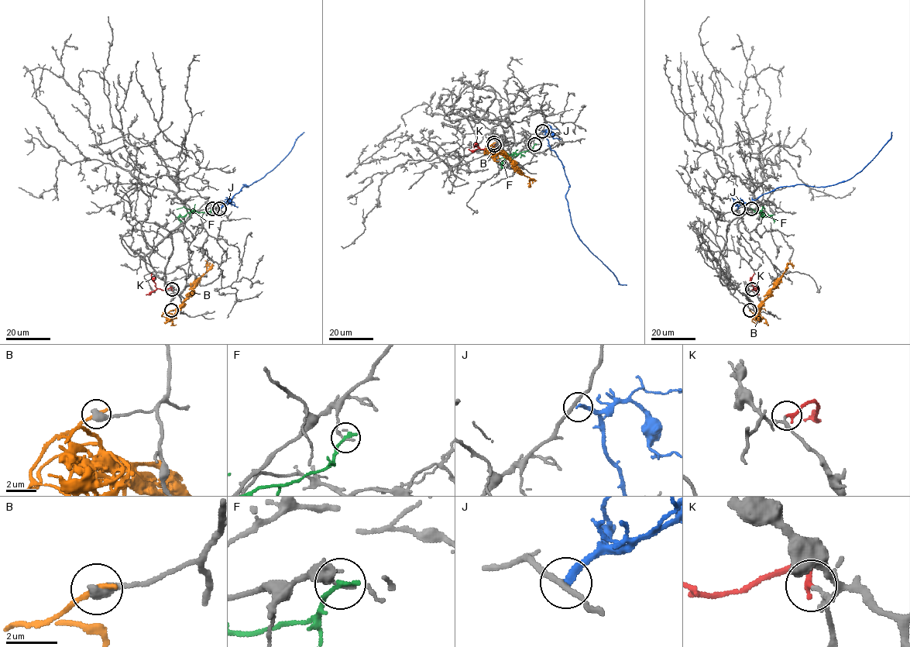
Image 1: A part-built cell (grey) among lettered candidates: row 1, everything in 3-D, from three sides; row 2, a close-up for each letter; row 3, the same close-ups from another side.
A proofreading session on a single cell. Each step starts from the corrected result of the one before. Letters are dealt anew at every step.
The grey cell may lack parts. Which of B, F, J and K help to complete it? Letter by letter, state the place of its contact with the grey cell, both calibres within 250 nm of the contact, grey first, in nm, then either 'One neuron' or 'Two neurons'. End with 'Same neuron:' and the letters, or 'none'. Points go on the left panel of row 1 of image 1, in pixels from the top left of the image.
B: Touches grey at (171, 310). Thickness 500 nm (grey) against 200 nm. Two neurons
F: Touches grey at (212, 208). Thickness 180 nm (grey) against 240 nm. Two neurons
J: Touches grey at (219, 208). Thickness 200 nm (grey) against 240 nm. Two neurons
K: Touches grey at (172, 289). Thickness 150 nm (grey) against 240 nm. One neuron
Same neuron: K

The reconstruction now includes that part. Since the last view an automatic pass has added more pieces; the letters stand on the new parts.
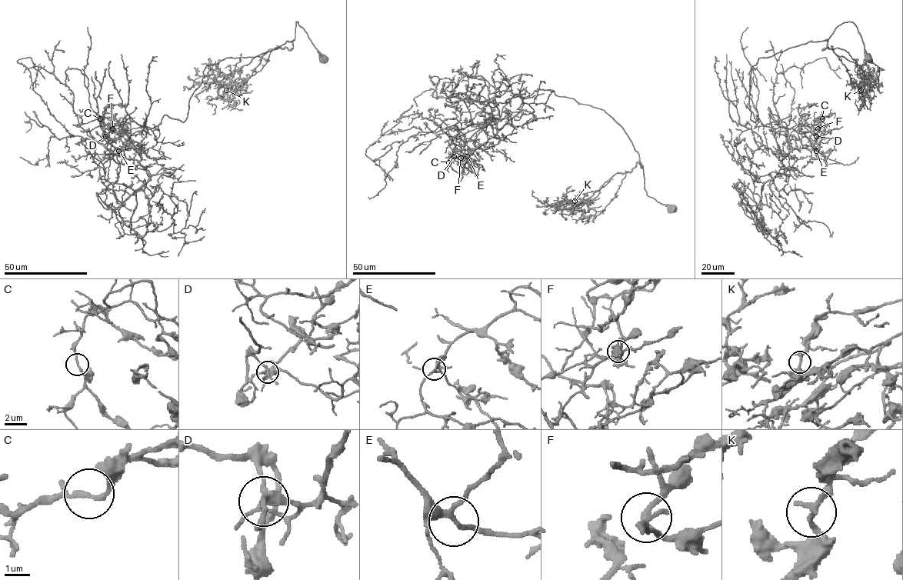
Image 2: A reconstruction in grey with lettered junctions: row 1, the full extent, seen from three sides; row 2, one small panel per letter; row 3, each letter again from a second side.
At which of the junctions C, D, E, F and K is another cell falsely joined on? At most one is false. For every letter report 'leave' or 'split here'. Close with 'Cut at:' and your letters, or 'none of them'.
C: leave
D: split here
E: leave
F: leave
K: leave
Cut at: D

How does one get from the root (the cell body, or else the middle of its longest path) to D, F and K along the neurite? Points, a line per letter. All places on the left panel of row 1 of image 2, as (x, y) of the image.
D: (324, 58), (296, 21), (291, 41), (207, 64), (184, 121), (164, 114), (152, 128), (104, 136)
F: (324, 58), (296, 21), (291, 41), (207, 64), (184, 121), (164, 114), (152, 128), (112, 128)
K: (324, 58), (296, 21), (292, 48), (270, 48), (245, 81), (237, 82), (226, 90)

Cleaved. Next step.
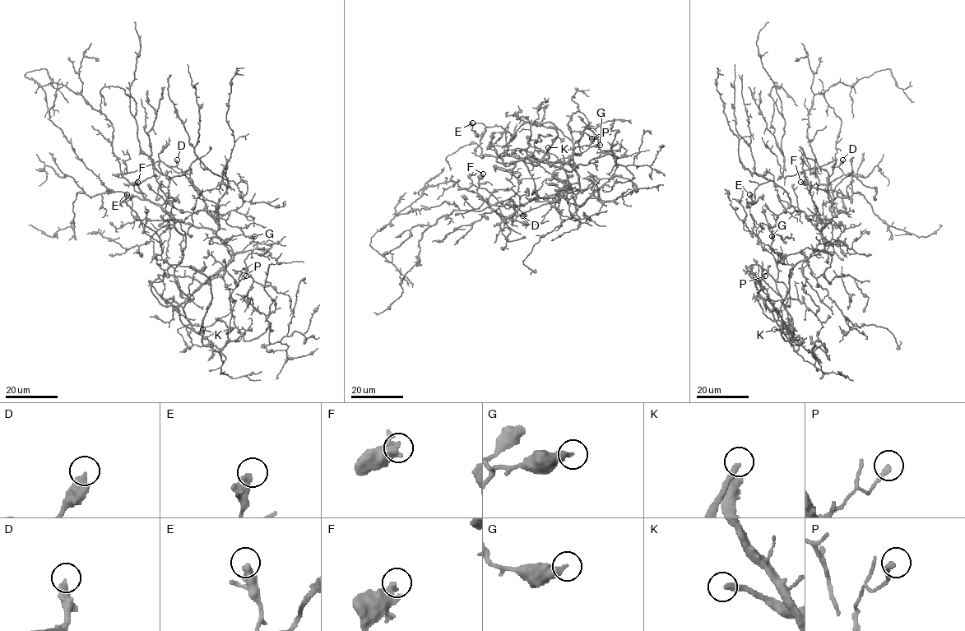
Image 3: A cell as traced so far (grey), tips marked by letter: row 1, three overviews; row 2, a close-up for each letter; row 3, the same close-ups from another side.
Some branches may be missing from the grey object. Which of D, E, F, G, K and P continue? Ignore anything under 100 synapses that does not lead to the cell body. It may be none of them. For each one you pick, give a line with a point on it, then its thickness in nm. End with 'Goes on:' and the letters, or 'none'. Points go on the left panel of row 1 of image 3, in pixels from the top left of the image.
K: place (202, 329); calibre 300 nm
Goes on: K

